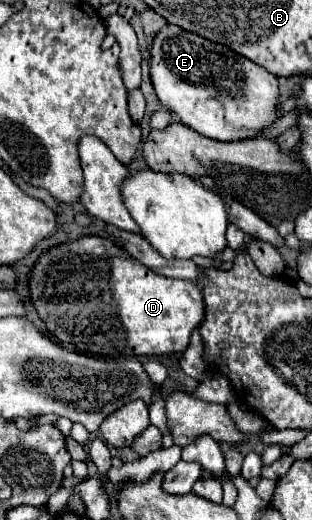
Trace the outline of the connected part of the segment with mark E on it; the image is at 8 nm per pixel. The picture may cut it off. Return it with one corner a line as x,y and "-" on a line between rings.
166,25
156,35
152,45
150,75
160,103
166,109
174,111
184,125
196,129
206,137
214,137
216,141
242,141
246,137
256,137
260,135
260,131
268,129
280,117
278,115
280,85
276,75
268,73
260,65
242,57
240,53
234,53
232,49
212,43
196,33
178,29
176,25

